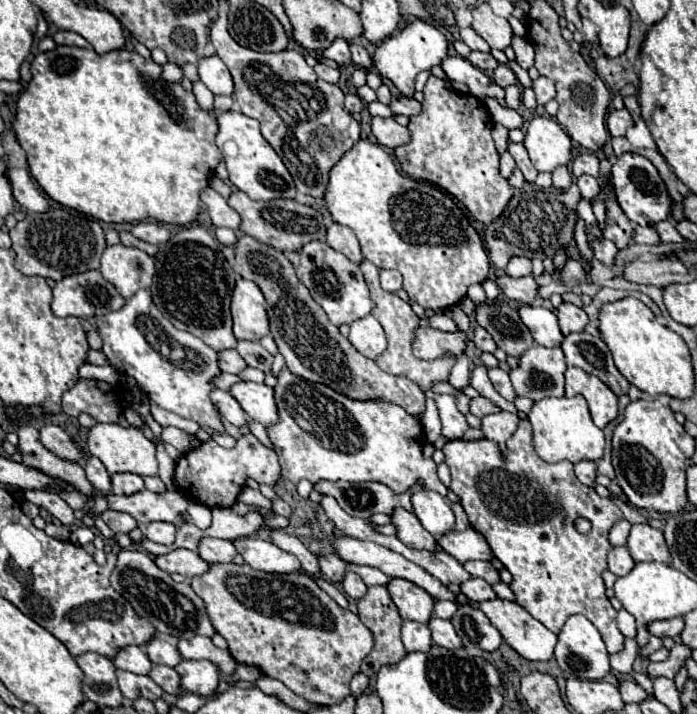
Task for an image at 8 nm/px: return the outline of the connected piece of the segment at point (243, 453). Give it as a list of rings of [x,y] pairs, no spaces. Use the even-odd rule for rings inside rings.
[[[252,433],[240,437],[234,449],[224,449],[214,441],[206,441],[198,449],[182,455],[176,465],[178,489],[192,501],[204,503],[210,509],[232,507],[240,489],[244,487],[246,477],[252,477],[258,483],[266,485],[274,485],[280,479],[280,463],[276,451],[264,447]]]

